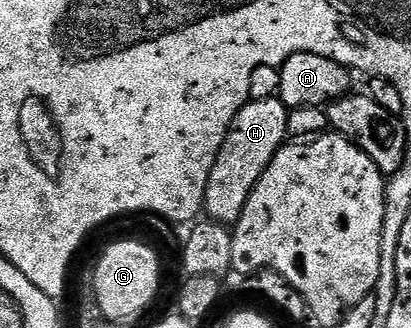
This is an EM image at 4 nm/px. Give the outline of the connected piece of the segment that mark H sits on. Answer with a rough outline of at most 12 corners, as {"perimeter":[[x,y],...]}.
{"perimeter":[[280,100],[233,118],[203,207],[234,226],[288,139]]}

